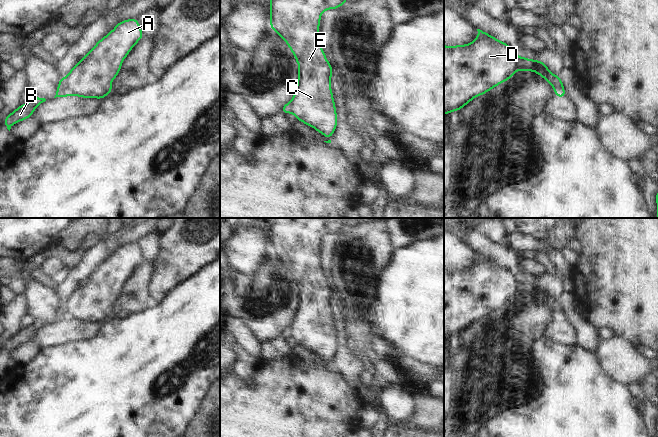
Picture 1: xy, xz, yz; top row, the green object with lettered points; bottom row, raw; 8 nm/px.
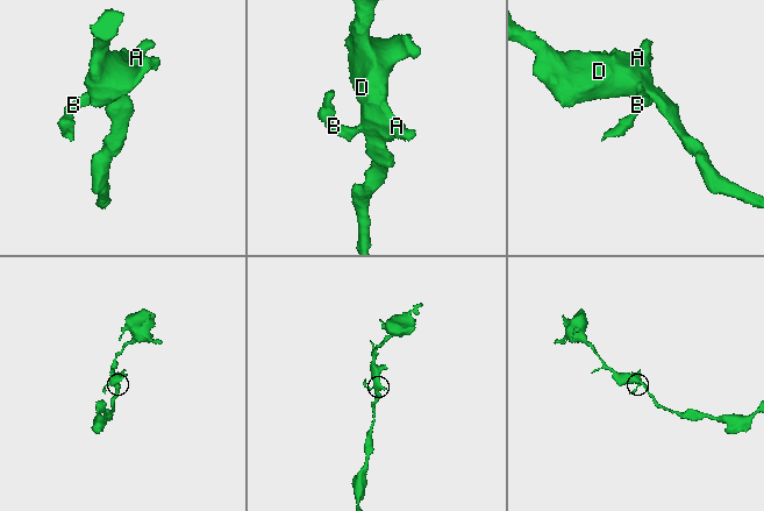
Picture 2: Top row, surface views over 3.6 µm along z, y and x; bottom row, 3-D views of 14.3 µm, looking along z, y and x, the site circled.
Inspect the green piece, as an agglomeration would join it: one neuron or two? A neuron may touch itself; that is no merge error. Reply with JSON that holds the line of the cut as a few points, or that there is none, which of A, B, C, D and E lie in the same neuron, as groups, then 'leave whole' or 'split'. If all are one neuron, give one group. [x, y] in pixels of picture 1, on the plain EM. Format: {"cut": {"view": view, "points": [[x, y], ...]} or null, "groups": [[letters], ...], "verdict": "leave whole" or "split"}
{"cut": {"view": "xy", "points": [[66, 300], [66, 310], [71, 317]]}, "groups": [["A", "C", "D", "E"], ["B"]], "verdict": "split"}

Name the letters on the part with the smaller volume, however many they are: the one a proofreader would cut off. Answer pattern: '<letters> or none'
B

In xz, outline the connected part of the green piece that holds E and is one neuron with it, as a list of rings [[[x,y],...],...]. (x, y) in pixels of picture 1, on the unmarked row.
[[[268,218],[268,219],[270,221],[271,253],[275,255],[277,258],[279,258],[282,261],[282,263],[287,267],[287,269],[291,273],[299,290],[297,311],[296,311],[292,324],[289,326],[291,329],[291,337],[295,339],[297,344],[305,347],[308,350],[312,350],[316,355],[320,356],[322,359],[329,362],[328,365],[324,365],[324,366],[331,367],[330,362],[333,359],[337,350],[336,331],[335,331],[335,327],[333,323],[333,317],[331,315],[331,305],[330,305],[330,302],[333,299],[333,296],[332,296],[332,290],[329,288],[328,284],[326,283],[326,279],[323,276],[323,273],[319,265],[319,248],[320,248],[321,238],[324,235],[328,233],[337,233],[338,231],[345,228],[349,223],[345,220],[345,218]]]

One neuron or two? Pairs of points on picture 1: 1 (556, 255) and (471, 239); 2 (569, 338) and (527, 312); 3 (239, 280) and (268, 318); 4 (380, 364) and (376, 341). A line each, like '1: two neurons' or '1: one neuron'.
1: two neurons
2: two neurons
3: two neurons
4: two neurons

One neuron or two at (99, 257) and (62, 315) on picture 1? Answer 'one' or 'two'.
one

